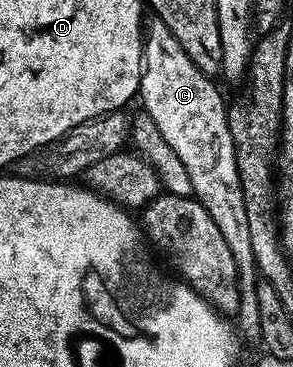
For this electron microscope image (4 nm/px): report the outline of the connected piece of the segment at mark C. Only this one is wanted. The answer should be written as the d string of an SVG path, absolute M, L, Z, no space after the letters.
M154 16L145 23L144 41L142 43L142 79L138 85L140 91L141 109L160 128L160 136L168 140L172 152L180 156L184 168L188 168L188 180L192 180L194 189L193 197L216 220L216 228L224 235L224 241L232 253L232 260L236 265L236 288L239 289L240 306L234 315L237 331L245 342L259 343L262 339L260 332L260 310L257 303L256 288L260 281L260 275L255 264L255 256L252 253L252 239L248 237L248 212L244 208L244 188L240 188L240 172L236 168L236 152L232 144L232 132L228 128L228 116L226 108L227 99L222 99L218 91L215 79L211 75L200 72L192 60L188 60L188 52L180 48L180 40L172 36L168 24Z

